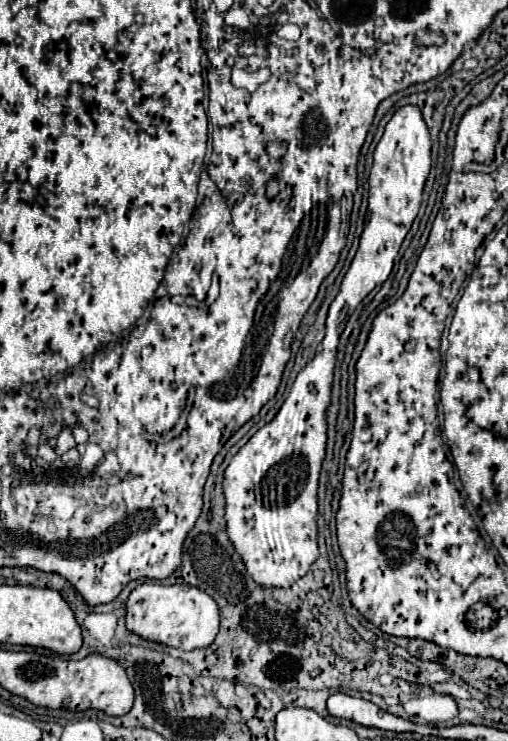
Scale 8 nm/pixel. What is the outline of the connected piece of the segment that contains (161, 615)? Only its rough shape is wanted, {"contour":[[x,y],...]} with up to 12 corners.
{"contour":[[139,584],[129,632],[179,650],[209,646],[217,602],[187,584]]}

